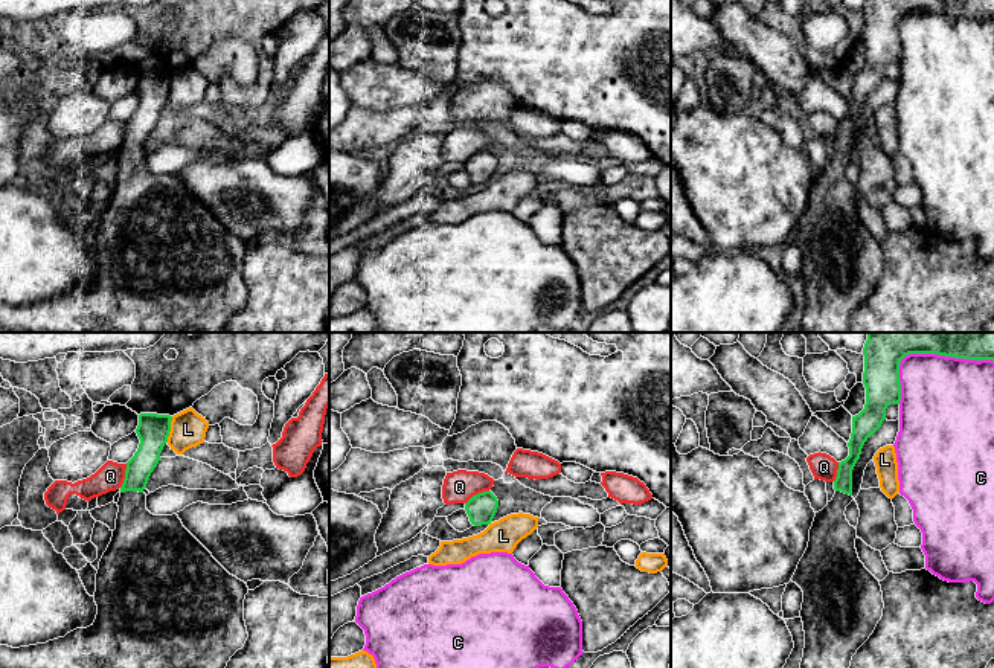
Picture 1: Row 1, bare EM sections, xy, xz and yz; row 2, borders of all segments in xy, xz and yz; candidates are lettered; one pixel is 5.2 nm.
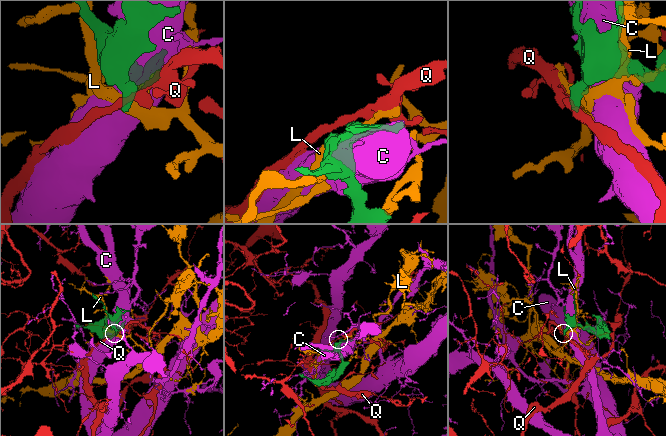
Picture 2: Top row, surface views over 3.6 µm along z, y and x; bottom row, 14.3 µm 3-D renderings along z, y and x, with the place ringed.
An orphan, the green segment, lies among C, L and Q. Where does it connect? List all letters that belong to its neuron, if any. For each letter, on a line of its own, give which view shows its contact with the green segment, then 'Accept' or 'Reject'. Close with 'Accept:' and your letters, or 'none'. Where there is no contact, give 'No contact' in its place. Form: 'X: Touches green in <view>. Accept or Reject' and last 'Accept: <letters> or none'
C: Touches green in yz. Reject
L: Touches green in xy. Reject
Q: Touches green in xy. Reject
Accept: none

